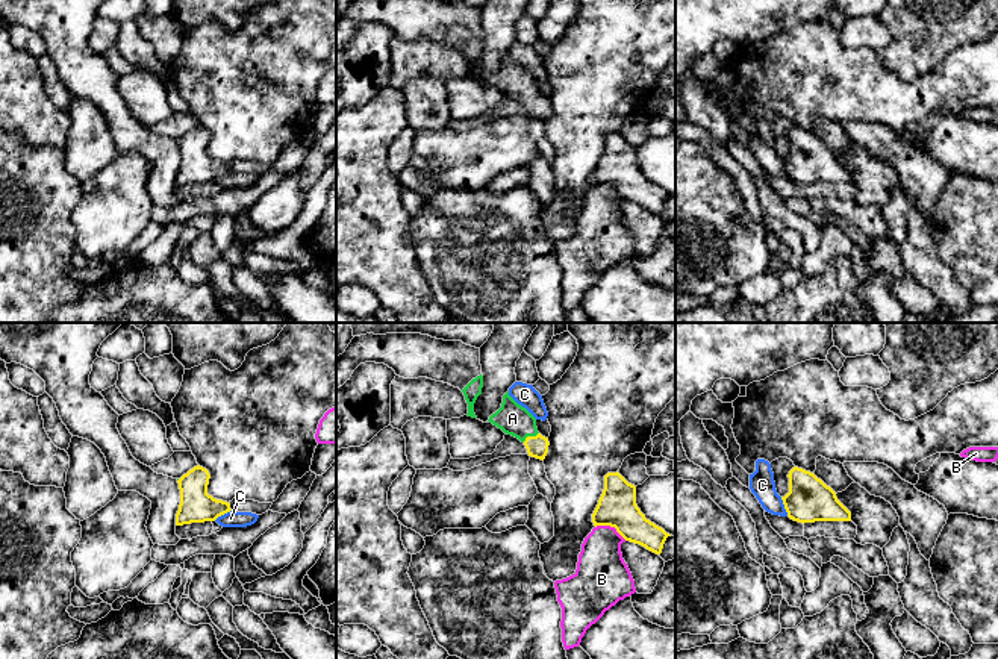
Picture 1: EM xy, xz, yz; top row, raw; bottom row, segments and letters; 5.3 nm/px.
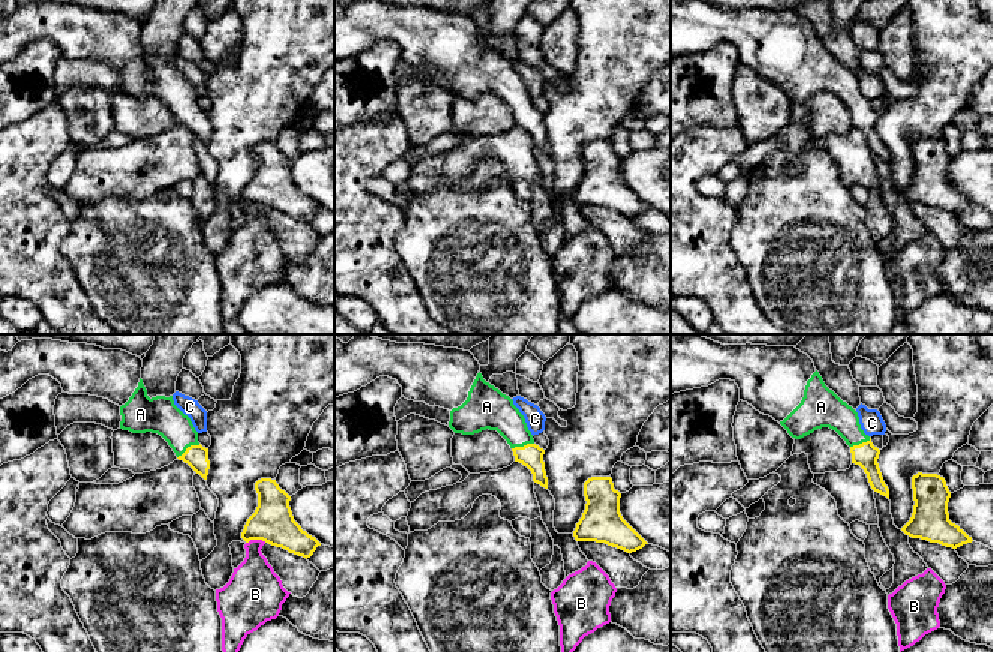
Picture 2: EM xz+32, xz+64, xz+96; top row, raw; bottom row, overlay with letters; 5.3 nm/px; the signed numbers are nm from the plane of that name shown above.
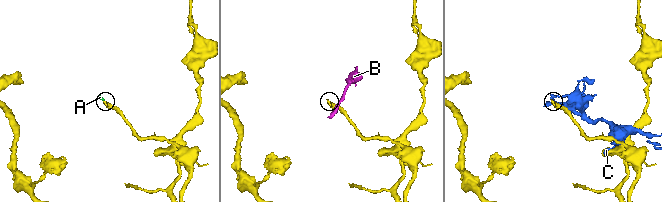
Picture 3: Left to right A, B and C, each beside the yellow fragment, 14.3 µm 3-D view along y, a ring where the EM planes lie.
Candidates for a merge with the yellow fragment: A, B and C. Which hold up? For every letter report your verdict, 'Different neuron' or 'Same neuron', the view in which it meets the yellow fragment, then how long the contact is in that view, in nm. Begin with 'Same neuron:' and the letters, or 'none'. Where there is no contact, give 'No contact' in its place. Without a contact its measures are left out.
Same neuron: A
A: Same neuron. Touches yellow in xz. Shared border 100 nm
B: Different neuron. Touches yellow in xz. Shared border 180 nm
C: Different neuron. Touches yellow in yz. Shared border 110 nm

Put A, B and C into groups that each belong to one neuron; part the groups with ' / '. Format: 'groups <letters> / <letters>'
groups A / B / C

